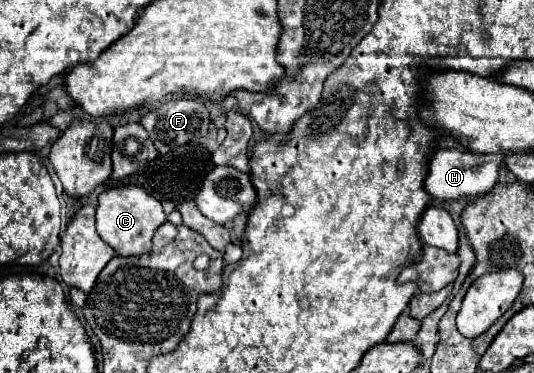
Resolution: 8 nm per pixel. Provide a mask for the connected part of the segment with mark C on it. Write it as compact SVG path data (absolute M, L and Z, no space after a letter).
M123 185L103 191L97 199L97 233L117 255L143 255L151 251L151 237L165 223L161 203L137 185Z

